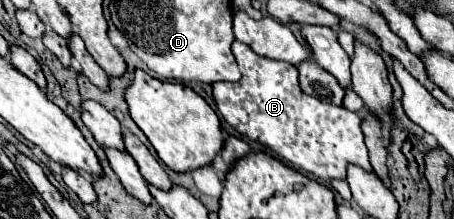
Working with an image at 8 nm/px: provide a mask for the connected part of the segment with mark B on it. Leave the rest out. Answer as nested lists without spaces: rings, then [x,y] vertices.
[[[241,41],[233,43],[233,55],[239,63],[241,79],[237,83],[215,83],[213,97],[225,121],[239,135],[261,143],[281,161],[323,183],[345,179],[351,161],[371,169],[357,113],[307,97],[299,89],[297,67],[287,61],[261,57]]]

